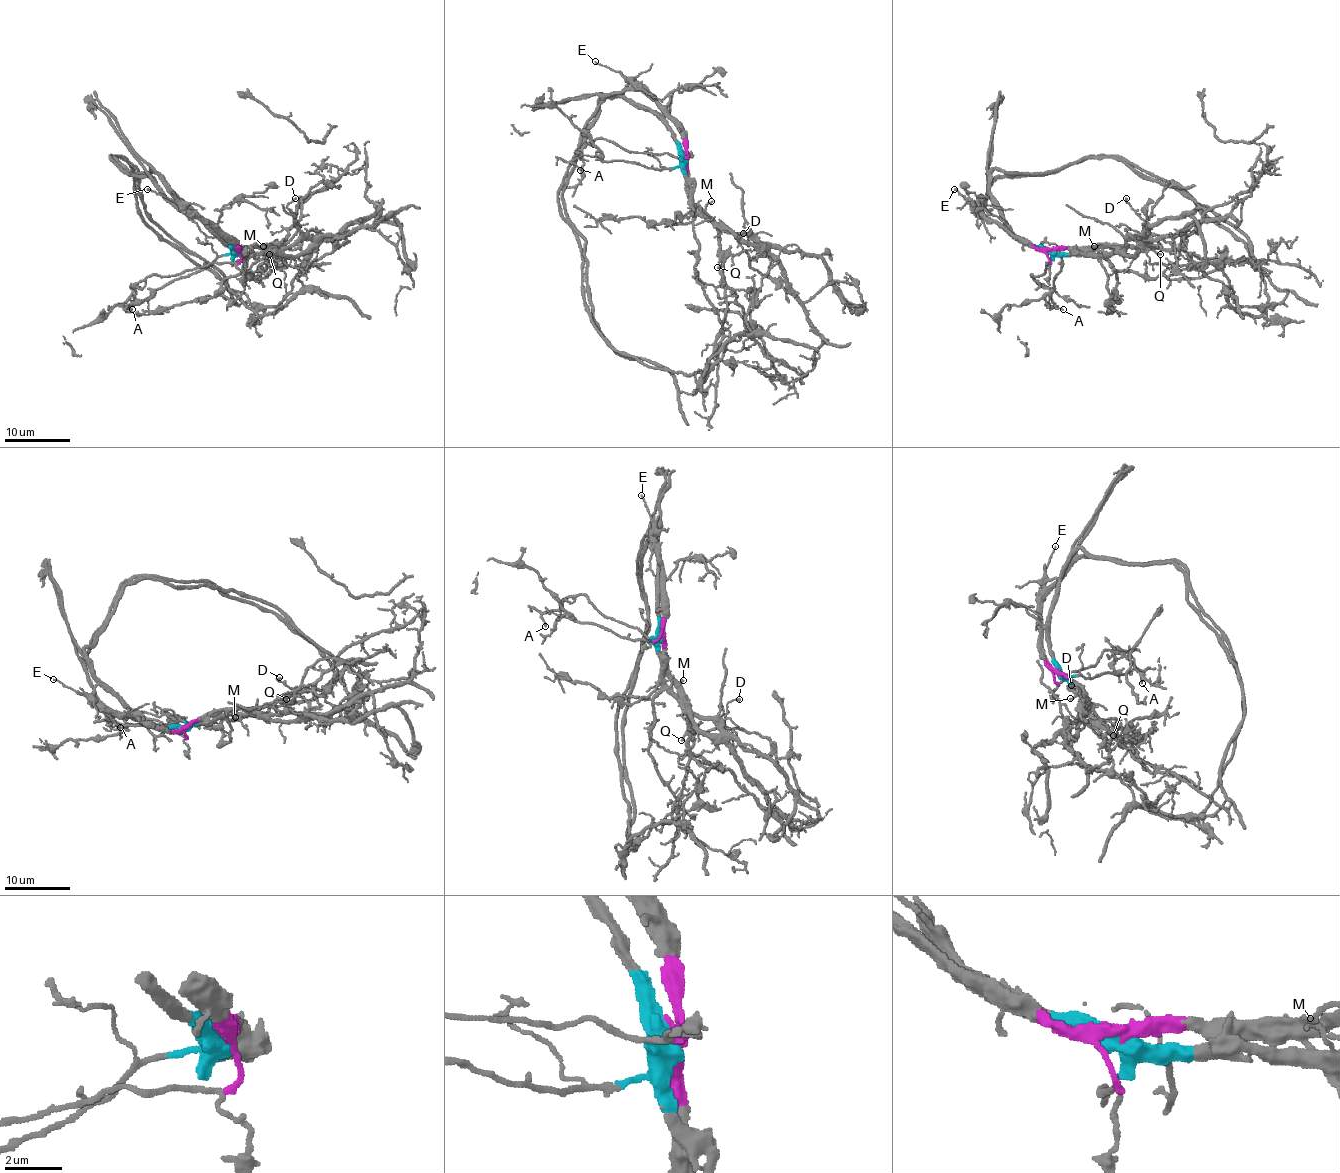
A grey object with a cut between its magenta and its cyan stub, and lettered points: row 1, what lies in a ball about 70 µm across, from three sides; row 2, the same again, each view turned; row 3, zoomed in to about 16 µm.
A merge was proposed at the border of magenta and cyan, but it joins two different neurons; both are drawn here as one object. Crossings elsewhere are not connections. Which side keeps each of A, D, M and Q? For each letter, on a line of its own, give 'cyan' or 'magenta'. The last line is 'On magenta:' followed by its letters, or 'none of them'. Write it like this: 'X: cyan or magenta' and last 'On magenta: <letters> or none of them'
A: magenta
D: magenta
M: magenta
Q: magenta
On magenta: A, D, M, Q

